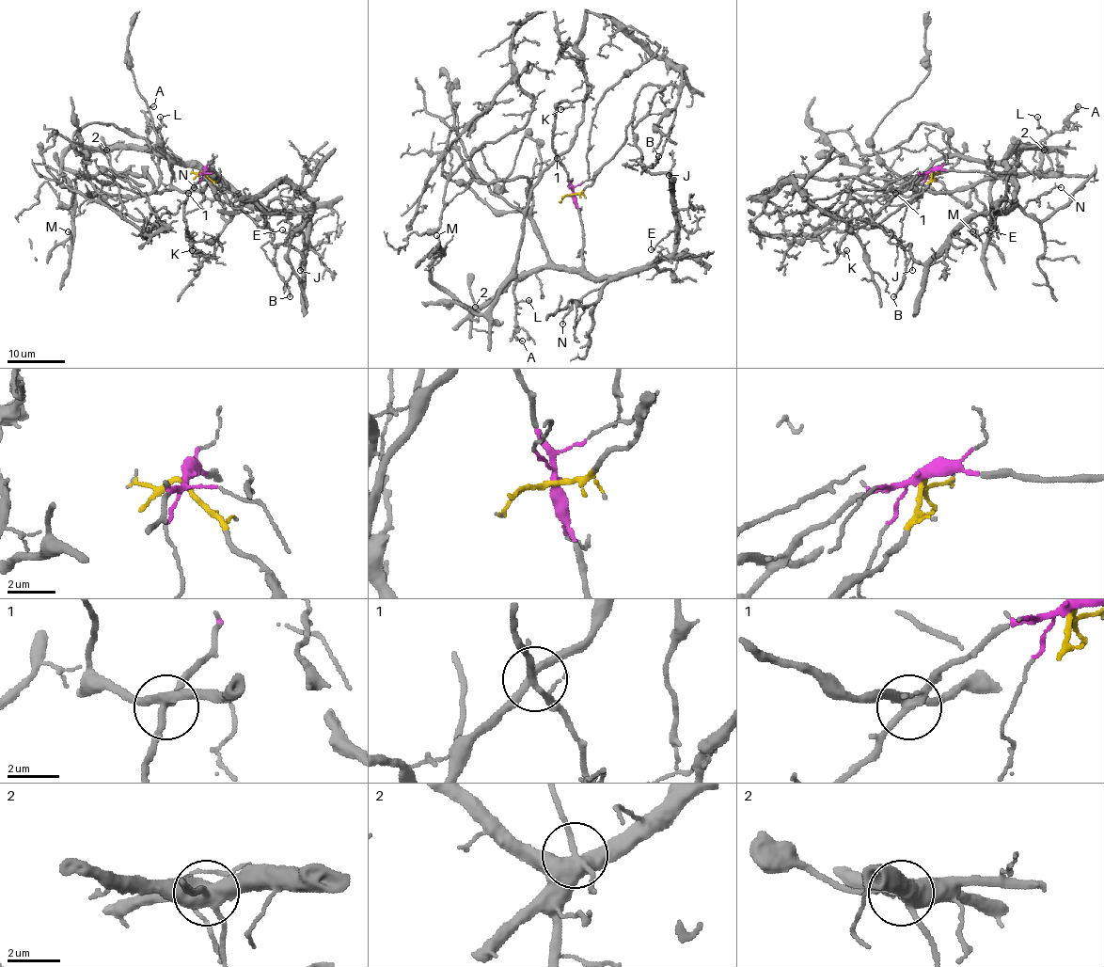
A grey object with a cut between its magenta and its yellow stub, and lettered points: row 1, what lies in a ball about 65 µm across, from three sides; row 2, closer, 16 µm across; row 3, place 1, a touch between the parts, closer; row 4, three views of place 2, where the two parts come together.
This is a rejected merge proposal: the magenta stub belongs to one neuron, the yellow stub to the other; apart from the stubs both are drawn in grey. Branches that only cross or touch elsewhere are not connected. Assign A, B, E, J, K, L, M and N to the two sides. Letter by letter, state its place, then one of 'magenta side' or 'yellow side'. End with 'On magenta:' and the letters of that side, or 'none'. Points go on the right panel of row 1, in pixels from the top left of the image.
A: at (1078, 106); magenta side
B: at (893, 296); magenta side
E: at (986, 229); magenta side
J: at (912, 270); magenta side
K: at (846, 250); magenta side
L: at (1037, 117); magenta side
M: at (972, 231); magenta side
N: at (1061, 187); magenta side
On magenta: A, B, E, J, K, L, M, N

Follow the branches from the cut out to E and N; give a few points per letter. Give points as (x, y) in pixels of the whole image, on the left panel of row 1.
E: (204, 171), (214, 171), (214, 177), (255, 205), (306, 214), (297, 235), (283, 229)
N: (204, 171), (214, 171), (214, 177), (238, 198), (239, 203), (233, 208), (222, 200), (207, 198), (194, 187)

